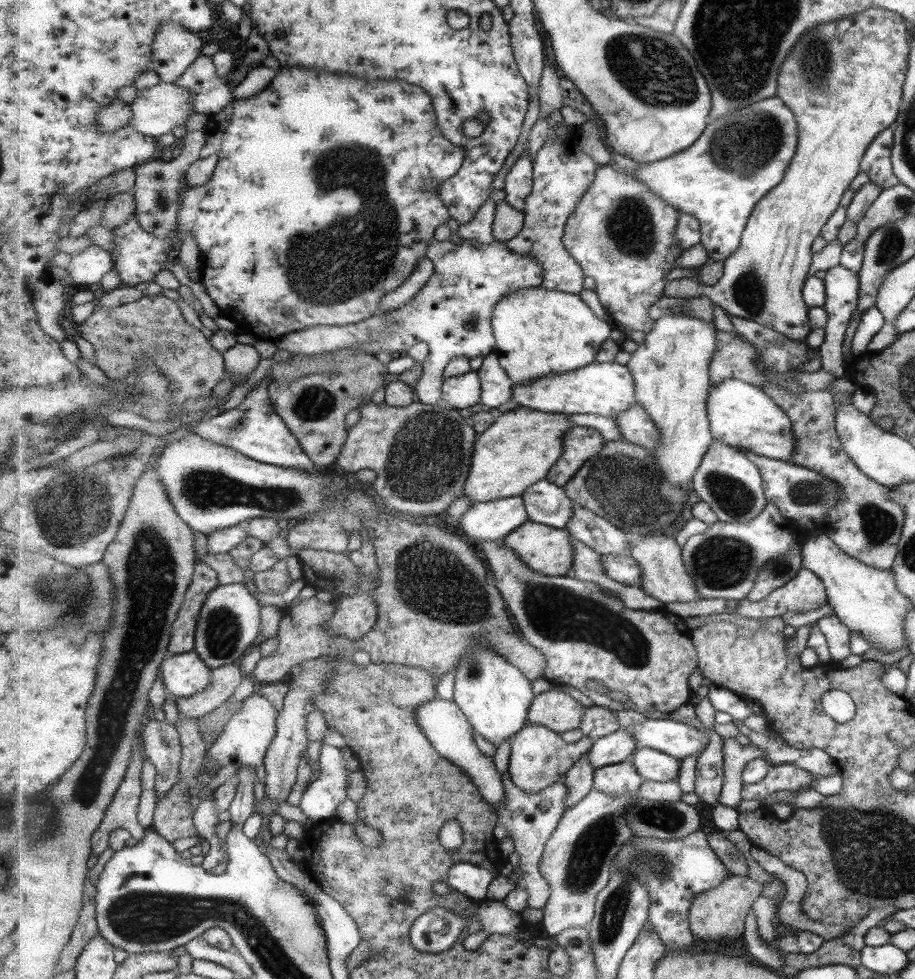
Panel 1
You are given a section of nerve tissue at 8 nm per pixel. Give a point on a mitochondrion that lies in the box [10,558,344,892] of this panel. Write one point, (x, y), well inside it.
(52, 586)

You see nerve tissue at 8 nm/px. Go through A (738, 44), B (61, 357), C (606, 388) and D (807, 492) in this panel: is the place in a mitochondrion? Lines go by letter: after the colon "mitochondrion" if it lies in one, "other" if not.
A: mitochondrion
B: other
C: other
D: mitochondrion

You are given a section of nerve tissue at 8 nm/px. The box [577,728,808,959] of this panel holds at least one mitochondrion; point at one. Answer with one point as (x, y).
(613, 911)

